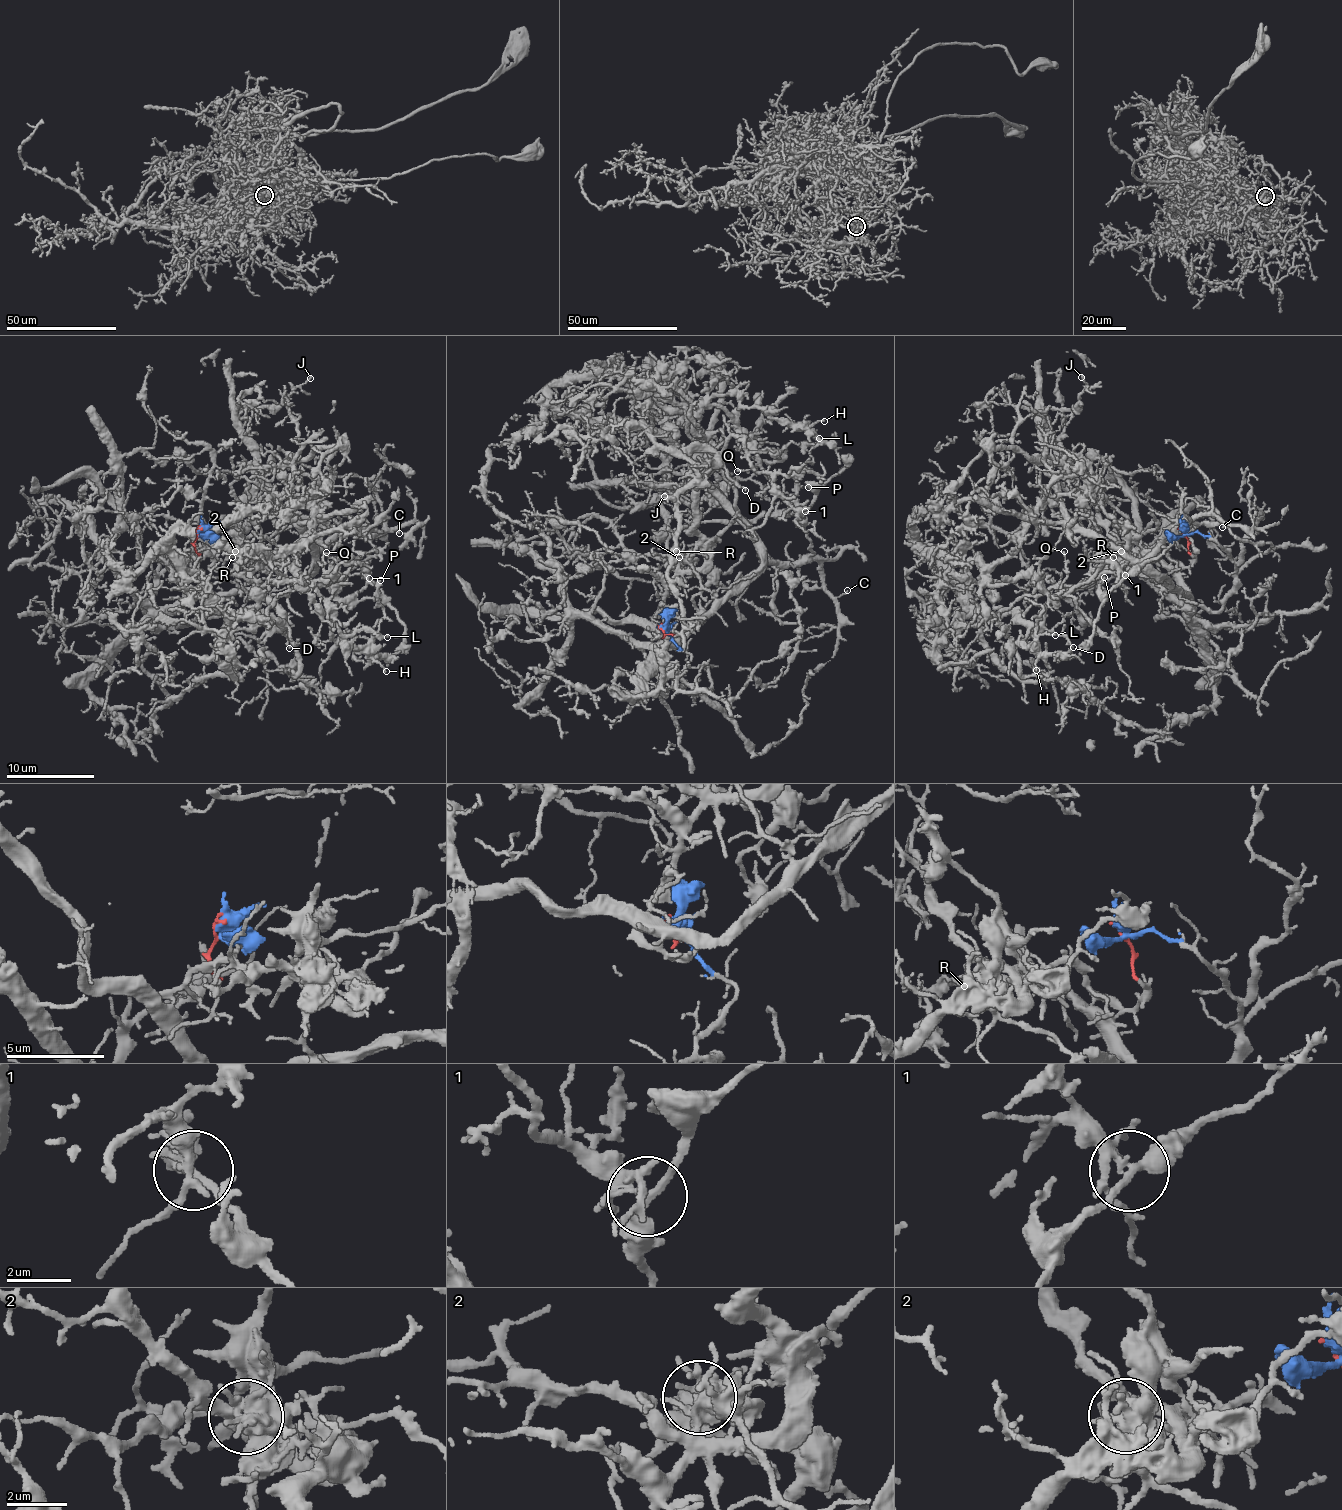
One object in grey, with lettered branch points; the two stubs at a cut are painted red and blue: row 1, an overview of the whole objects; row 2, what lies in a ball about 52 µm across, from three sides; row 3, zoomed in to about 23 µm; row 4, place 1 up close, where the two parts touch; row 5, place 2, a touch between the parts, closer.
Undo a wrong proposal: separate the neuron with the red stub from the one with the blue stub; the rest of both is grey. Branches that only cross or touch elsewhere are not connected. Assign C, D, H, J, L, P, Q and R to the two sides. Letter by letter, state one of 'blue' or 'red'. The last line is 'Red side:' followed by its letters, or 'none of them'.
C: blue
D: red
H: red
J: blue
L: red
P: blue
Q: red
R: red
Red side: D, H, L, Q, R

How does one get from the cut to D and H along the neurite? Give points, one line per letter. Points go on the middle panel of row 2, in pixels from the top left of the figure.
D: (661, 628), (673, 638), (649, 627), (663, 594), (704, 564), (694, 528), (701, 477), (720, 466), (745, 490)
H: (661, 628), (659, 496), (712, 491), (693, 412), (825, 420)

